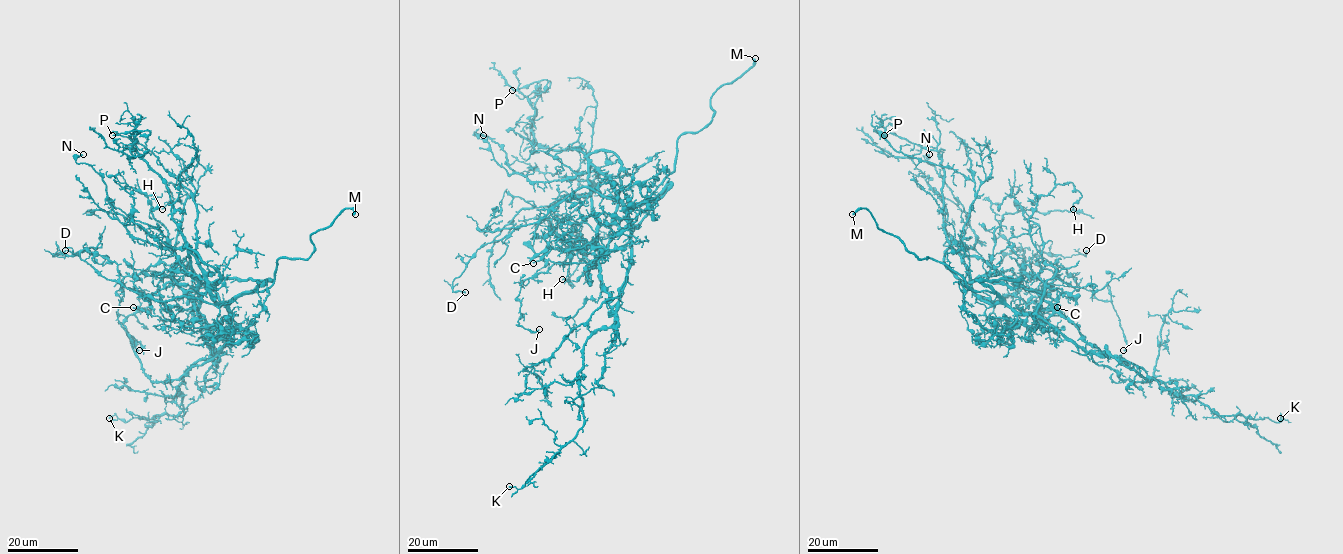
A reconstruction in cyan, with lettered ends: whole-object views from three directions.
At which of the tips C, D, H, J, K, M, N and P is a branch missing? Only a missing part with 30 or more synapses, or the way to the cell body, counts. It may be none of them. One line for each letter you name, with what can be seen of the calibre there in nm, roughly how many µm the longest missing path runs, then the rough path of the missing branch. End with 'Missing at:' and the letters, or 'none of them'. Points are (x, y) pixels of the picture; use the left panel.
M: 360 nm | 20 µm
Missing at: M

